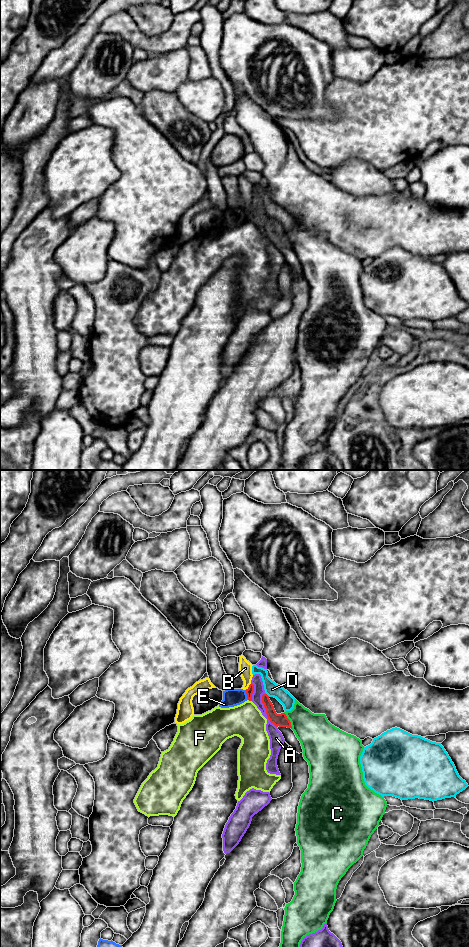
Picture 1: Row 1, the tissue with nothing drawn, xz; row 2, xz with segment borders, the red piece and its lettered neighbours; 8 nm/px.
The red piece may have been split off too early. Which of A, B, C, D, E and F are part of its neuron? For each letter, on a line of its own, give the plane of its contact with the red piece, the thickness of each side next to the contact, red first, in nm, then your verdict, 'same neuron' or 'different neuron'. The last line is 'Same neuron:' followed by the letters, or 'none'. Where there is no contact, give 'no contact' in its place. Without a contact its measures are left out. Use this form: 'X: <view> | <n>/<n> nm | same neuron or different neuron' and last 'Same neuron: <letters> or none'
A: xz | 110/110 nm | different neuron
B: xz | 60/110 nm | different neuron
C: xz | 110/300 nm | different neuron
D: xz | 110/120 nm | different neuron
E: xz | 60/140 nm | different neuron
F: xz | 60/280 nm | different neuron
Same neuron: none

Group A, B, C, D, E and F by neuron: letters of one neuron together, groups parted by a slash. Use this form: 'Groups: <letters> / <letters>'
Groups: A / B / C / D / E / F

